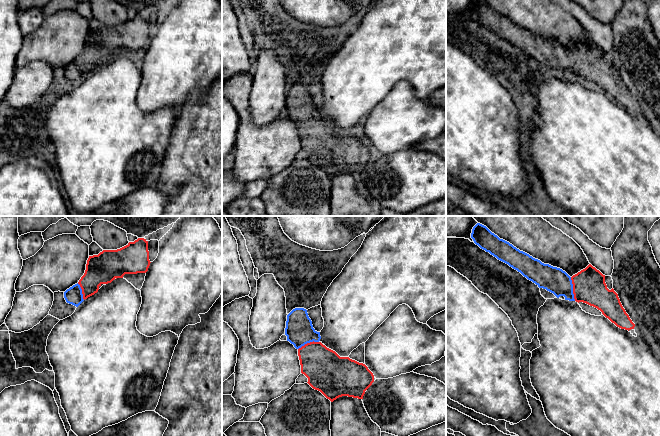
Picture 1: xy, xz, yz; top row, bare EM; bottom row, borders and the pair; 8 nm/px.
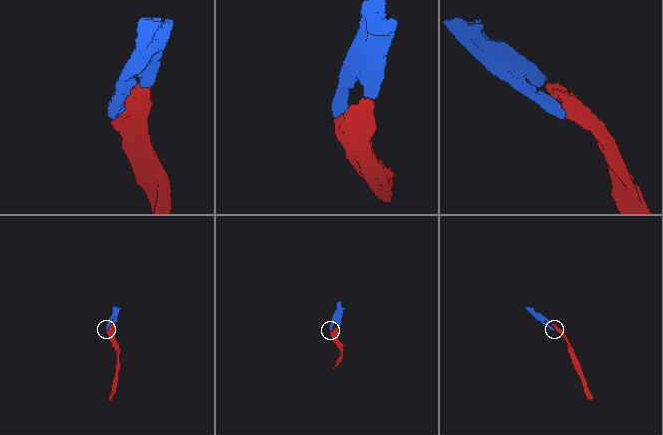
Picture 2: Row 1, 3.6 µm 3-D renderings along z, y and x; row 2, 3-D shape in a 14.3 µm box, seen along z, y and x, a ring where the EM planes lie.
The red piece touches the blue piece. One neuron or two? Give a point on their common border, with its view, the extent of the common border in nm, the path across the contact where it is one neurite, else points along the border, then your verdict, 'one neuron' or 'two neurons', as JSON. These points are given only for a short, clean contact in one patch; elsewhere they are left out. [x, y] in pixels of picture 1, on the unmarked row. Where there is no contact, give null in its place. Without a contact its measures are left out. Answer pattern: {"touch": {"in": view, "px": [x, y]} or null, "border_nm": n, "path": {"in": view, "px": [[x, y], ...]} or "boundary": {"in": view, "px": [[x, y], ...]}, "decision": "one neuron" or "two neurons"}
{"touch": {"in": "yz", "px": [573, 65]}, "border_nm": 200, "path": {"in": "yz", "px": [[589, 62], [573, 65], [555, 56]]}, "decision": "one neuron"}

